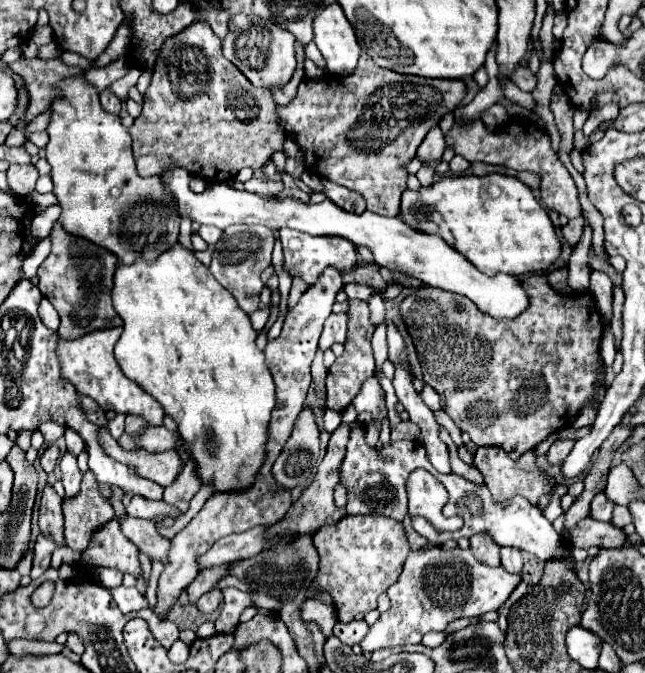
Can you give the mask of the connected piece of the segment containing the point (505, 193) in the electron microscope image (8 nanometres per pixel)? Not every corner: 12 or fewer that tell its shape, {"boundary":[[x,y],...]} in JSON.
{"boundary":[[443,177],[407,189],[401,219],[489,277],[561,253],[519,179]]}

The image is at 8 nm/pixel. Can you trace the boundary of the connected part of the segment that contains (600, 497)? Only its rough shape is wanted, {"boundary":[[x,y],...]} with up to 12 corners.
{"boundary":[[597,493],[591,501],[591,517],[611,521],[615,505]]}

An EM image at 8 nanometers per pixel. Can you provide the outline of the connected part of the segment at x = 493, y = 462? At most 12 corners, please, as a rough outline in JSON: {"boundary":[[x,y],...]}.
{"boundary":[[479,447],[475,467],[495,503],[521,495],[531,505],[555,485],[535,451],[513,461]]}

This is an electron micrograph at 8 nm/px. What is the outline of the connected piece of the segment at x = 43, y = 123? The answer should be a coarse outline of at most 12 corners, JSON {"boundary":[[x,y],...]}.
{"boundary":[[51,109],[37,115],[29,125],[27,133],[47,129]]}

